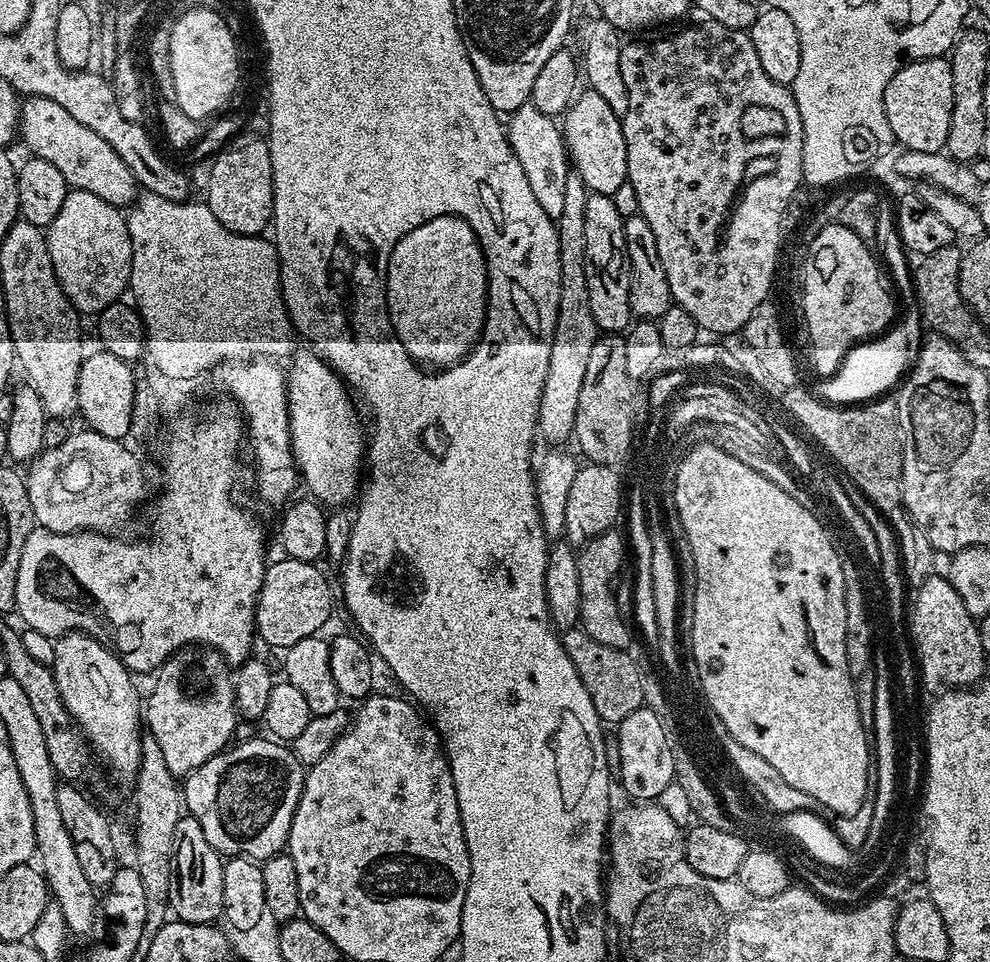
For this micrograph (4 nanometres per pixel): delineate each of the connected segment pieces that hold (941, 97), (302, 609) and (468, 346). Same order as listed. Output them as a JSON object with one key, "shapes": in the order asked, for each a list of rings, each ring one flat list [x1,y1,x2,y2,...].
{"shapes":[[[931,56,925,60,910,60,901,64,890,78,884,95,886,118,897,145,907,151,943,152,950,134,950,114,954,110,952,65,944,56]],[[279,558,267,565,256,599,256,634,272,648,286,650,302,638,310,638,332,616,332,588,324,572,313,562]],[[440,215,410,230,395,244,387,266,387,312,408,355,420,364,452,367,467,356,483,333,488,311,488,268,473,228,461,216]]]}

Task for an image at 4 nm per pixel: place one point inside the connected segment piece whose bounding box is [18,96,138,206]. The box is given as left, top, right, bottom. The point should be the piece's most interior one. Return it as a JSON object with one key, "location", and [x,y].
{"location":[88,162]}

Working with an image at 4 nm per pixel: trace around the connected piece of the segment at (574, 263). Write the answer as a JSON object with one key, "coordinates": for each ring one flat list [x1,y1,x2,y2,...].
{"coordinates":[[575,170,566,178,566,195,562,214,556,220,556,233,560,247,560,297,558,318,554,326,554,342,550,348,550,366,542,388,540,410,536,419,539,435,549,440,549,445,560,446,573,439,575,416,578,414,579,398,586,368,589,365,590,350,598,337,594,313,590,311,590,286,586,266,586,202,589,190]]}

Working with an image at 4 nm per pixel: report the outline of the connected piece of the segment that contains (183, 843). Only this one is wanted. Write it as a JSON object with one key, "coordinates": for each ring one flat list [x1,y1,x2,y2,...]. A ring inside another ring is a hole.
{"coordinates":[[181,815,174,828,172,848,172,869,170,870,169,896,167,907,172,907,171,914,177,921,186,923,211,924,224,915,222,906,222,870,224,860,219,852,206,842,202,826,192,816]]}

